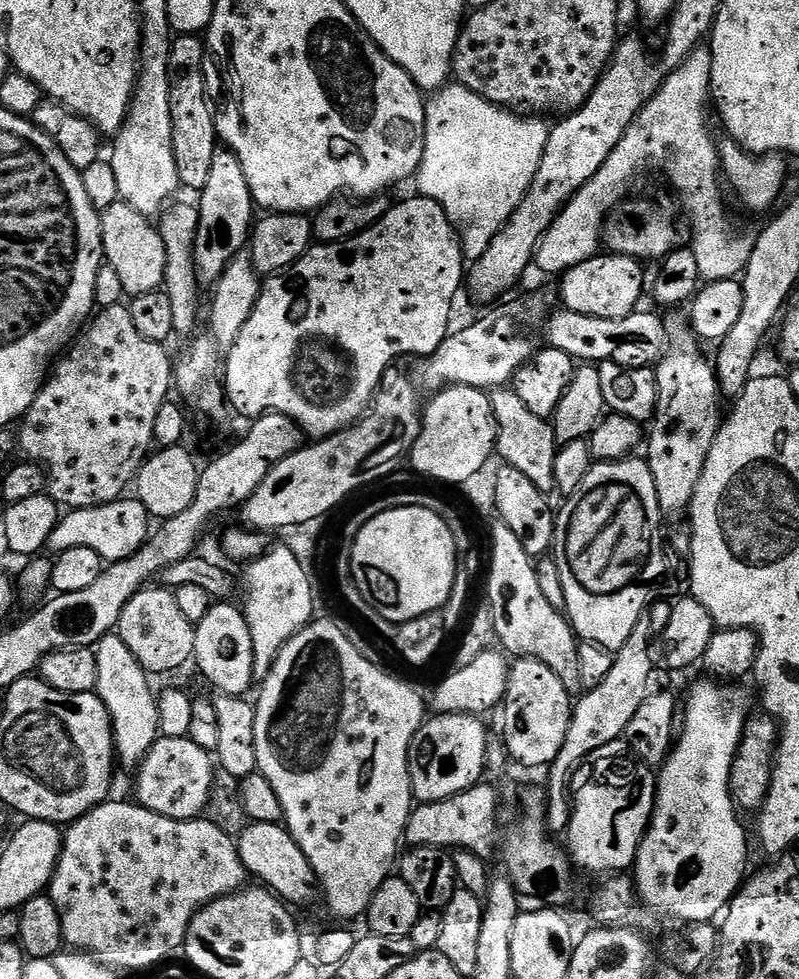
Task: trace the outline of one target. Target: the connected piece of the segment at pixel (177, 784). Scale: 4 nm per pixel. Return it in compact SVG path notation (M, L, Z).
M161 736L154 742L154 746L150 746L139 768L135 769L135 803L166 818L197 819L207 809L213 771L213 757L206 750L202 750L198 742L188 739L187 736L182 738Z

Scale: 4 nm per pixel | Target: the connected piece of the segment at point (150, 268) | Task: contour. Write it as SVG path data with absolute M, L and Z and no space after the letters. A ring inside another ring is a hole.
M123 202L105 210L100 217L100 225L106 262L118 270L125 293L133 297L157 291L164 283L166 270L166 250L162 246L157 225Z

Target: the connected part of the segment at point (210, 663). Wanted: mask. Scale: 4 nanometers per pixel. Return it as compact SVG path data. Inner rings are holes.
M216 602L206 614L206 618L202 618L202 622L195 625L194 664L200 667L201 674L217 688L215 691L219 695L247 697L252 684L254 688L254 642L250 642L250 626L243 611L237 605L235 608L232 602Z

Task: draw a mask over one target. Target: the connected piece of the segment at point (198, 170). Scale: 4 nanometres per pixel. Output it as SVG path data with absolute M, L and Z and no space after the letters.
M177 35L170 46L170 118L172 119L172 145L174 162L178 166L178 178L186 189L193 188L199 194L206 186L214 150L218 147L213 107L208 99L208 87L204 81L204 45L199 35Z

